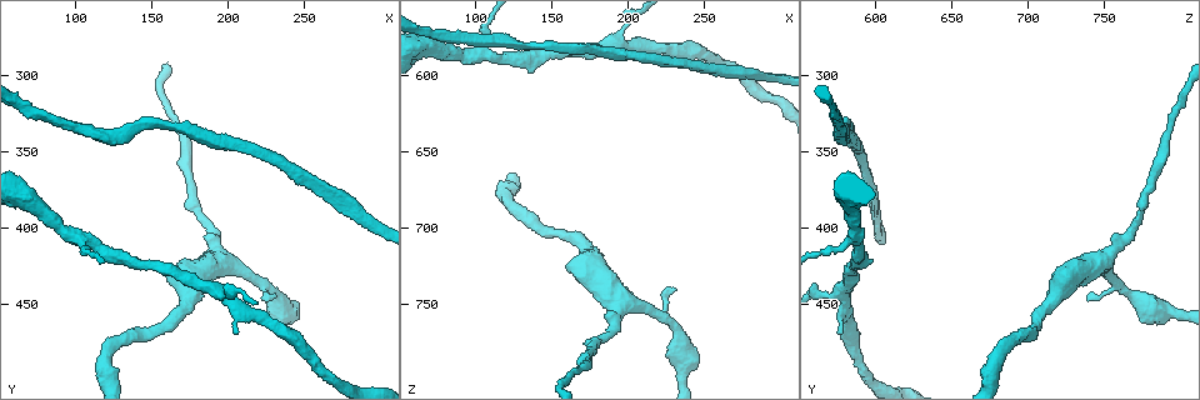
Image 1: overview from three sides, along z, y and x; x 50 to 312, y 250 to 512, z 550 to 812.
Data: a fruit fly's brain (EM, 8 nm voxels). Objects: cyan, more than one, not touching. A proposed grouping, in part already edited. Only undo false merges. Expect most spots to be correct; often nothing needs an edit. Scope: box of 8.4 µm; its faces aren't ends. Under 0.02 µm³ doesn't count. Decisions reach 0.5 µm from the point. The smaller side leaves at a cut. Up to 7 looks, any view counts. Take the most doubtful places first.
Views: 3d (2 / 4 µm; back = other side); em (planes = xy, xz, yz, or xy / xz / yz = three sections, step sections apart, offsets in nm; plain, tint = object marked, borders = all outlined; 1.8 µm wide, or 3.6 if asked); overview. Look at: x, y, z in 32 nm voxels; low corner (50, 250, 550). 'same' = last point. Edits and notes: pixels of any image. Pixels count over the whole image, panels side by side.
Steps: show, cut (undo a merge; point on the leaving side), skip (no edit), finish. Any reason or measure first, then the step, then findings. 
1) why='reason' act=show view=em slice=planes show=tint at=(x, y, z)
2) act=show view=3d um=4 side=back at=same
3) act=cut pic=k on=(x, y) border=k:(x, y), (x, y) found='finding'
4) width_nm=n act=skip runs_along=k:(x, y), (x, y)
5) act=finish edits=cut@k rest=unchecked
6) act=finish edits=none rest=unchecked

why='thick turns thin' act=show view=3d um=2 side=back at=(100, 406, 586)

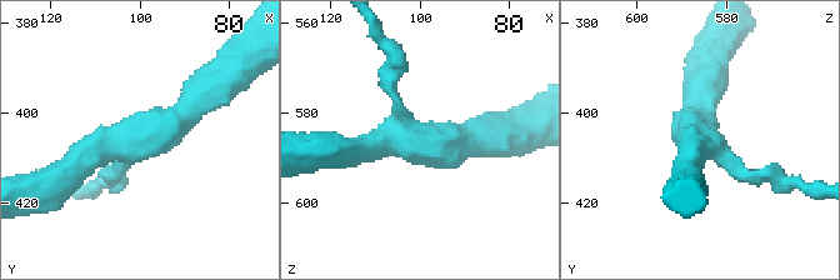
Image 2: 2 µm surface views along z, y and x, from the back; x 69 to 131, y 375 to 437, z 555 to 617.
arms=3 act=show view=em slice=planes show=tint at=(101, 406, 587)

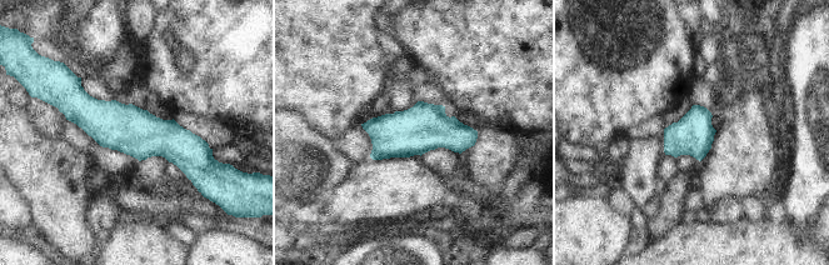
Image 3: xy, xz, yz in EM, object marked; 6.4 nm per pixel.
width_nm=260 act=skip runs_along=3:(64, 109), (83, 109), (206, 154) found='continuous, no second neuron'

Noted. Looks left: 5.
why='three arms meet' act=show view=em slice=planes show=tint at=(192, 440, 578)

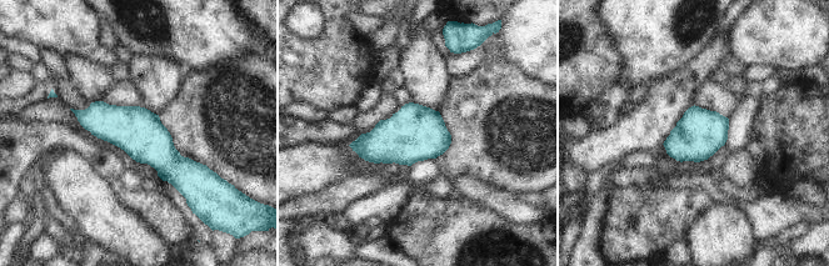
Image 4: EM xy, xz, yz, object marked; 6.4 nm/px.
width_nm=300 act=skip runs_along=4:(78, 113), (201, 170) found='one neuron here'

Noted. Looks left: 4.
why='calibre changes' act=show view=em slice=planes show=tint at=(232, 444, 770)

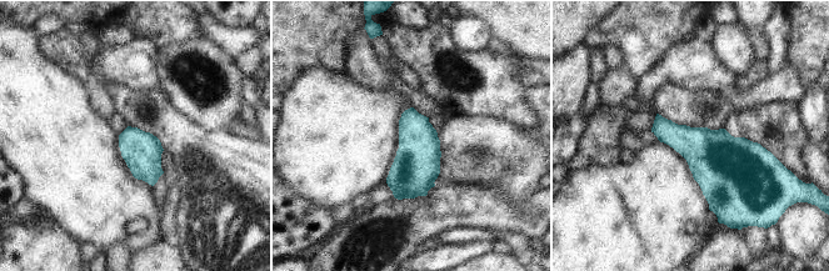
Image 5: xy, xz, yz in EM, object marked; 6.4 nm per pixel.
width_nm=260 act=skip found='continuous, no second neuron'

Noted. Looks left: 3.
act=finish edits=none rest=unchecked

